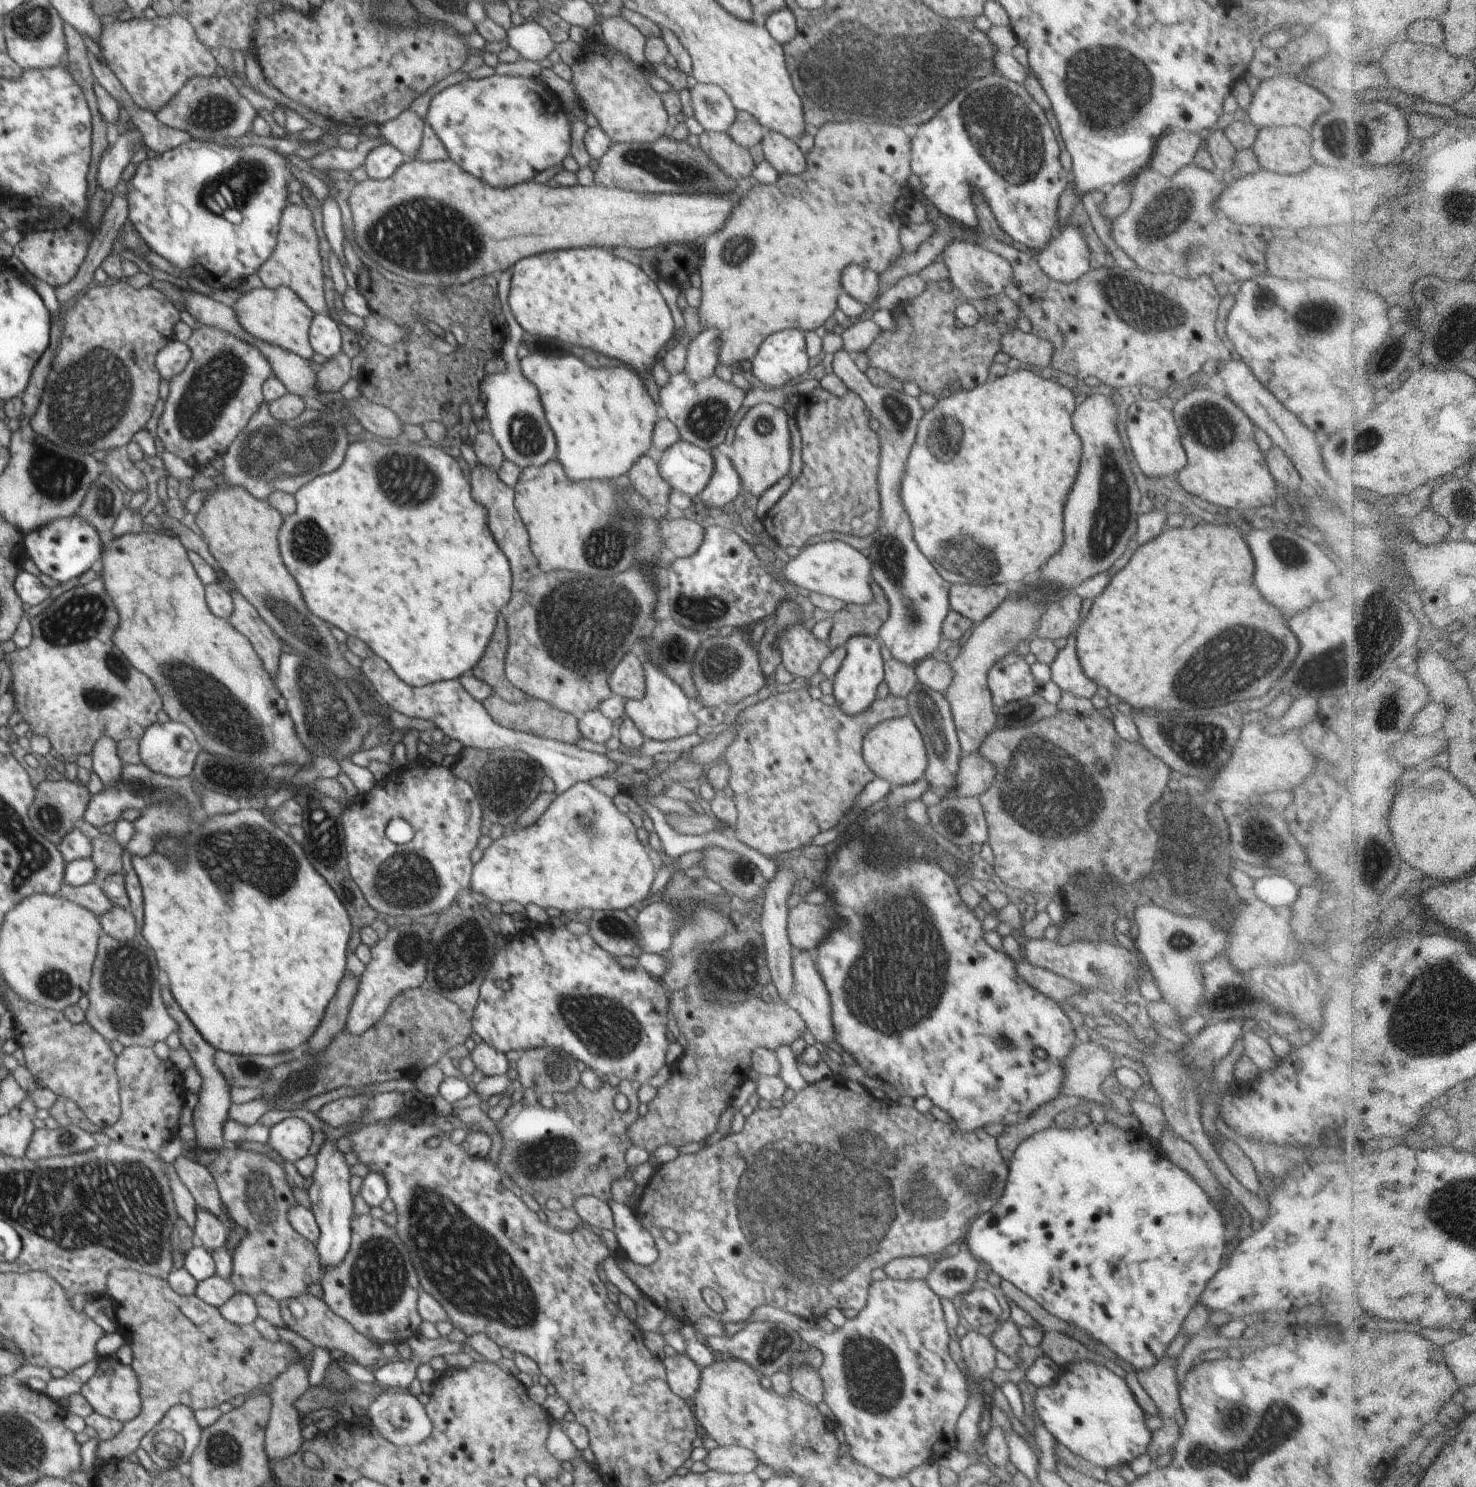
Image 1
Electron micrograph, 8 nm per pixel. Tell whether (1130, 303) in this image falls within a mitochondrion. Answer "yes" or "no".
yes

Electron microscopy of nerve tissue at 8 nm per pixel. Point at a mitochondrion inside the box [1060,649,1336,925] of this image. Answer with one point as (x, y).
(1185, 841)

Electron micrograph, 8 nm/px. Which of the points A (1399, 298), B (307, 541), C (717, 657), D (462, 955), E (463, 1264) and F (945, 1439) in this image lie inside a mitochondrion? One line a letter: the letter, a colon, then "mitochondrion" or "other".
A: other
B: mitochondrion
C: mitochondrion
D: mitochondrion
E: mitochondrion
F: other

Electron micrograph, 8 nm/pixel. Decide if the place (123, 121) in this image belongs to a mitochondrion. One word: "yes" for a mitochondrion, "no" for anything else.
yes

